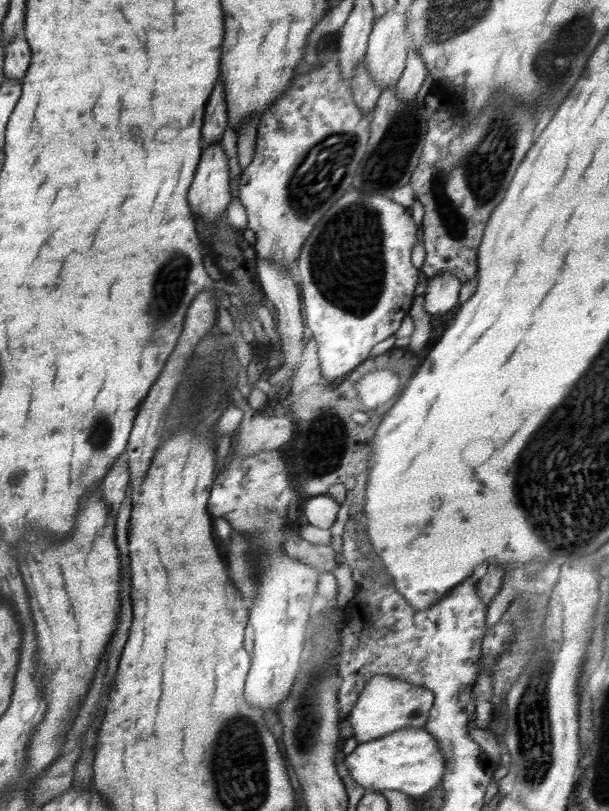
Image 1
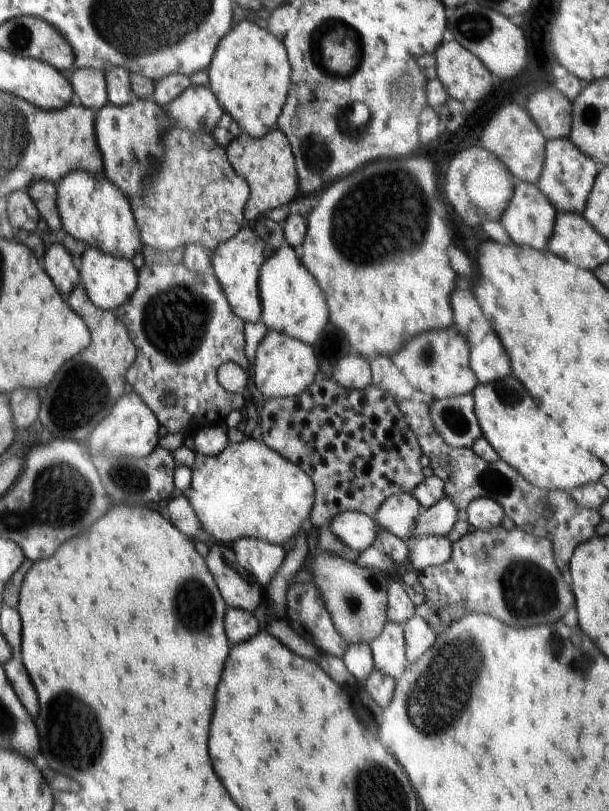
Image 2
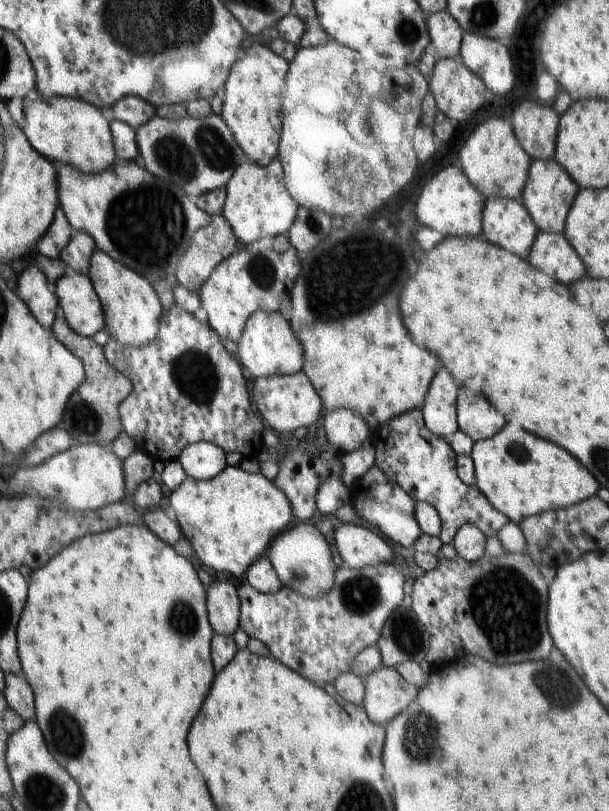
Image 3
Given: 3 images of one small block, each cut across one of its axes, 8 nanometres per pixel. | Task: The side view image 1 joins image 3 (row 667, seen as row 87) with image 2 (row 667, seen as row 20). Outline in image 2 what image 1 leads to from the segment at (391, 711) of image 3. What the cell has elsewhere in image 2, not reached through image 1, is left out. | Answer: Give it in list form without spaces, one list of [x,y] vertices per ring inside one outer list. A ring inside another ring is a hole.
[[[387,621],[370,646],[375,667],[381,670],[382,674],[391,676],[395,682],[398,681],[408,665],[402,626]]]

